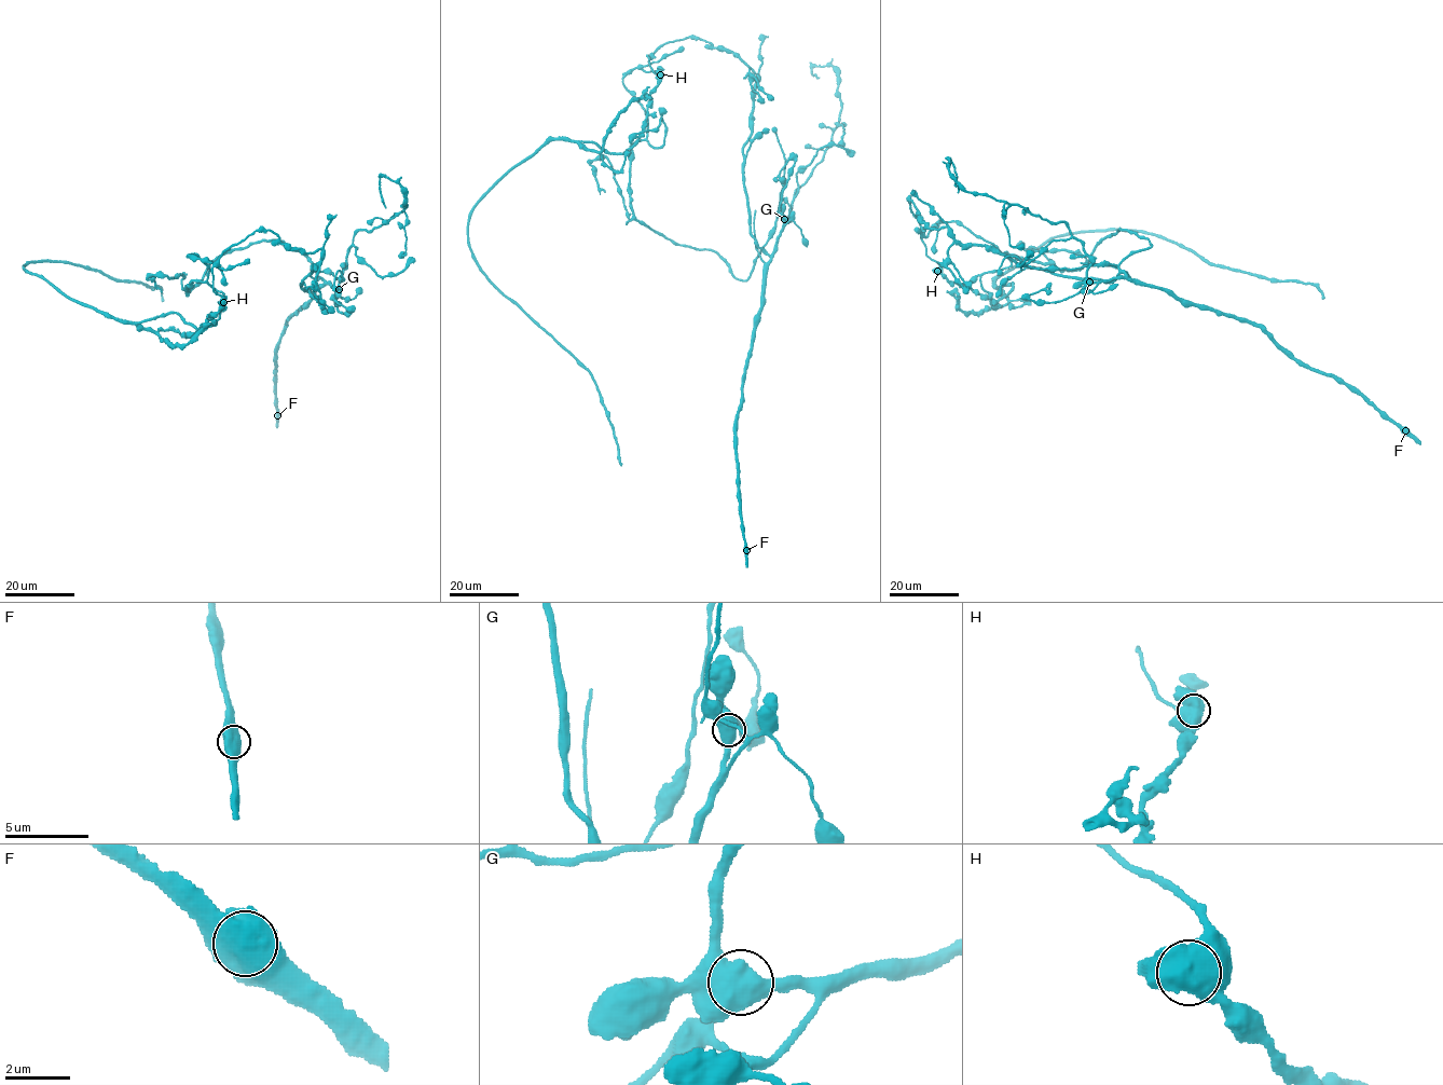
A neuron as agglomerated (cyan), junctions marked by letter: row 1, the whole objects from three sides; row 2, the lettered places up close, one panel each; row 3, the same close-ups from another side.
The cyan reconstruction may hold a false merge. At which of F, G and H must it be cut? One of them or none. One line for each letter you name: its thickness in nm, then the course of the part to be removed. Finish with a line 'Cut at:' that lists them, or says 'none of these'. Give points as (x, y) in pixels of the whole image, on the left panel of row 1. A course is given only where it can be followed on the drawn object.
H: calibre 850 nm; course (223, 302), (196, 329), (176, 313), (126, 323), (71, 300), (23, 266), (87, 265), (161, 287), (163, 301)
Cut at: H

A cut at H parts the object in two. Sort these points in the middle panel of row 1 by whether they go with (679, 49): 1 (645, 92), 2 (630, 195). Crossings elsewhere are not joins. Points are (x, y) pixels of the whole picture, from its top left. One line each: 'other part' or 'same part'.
1: other part
2: same part

